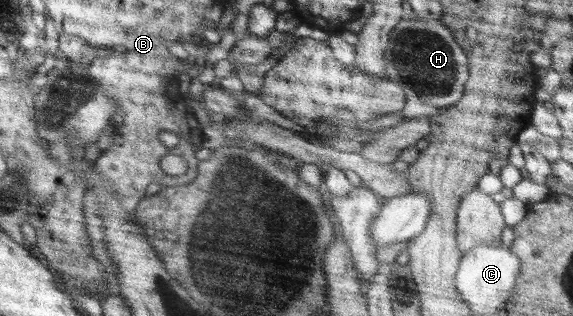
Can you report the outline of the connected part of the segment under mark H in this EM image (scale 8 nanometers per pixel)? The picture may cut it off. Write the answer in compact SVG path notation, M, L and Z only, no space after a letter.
M405 17L390 33L384 58L386 58L387 77L398 82L404 90L405 104L401 109L401 114L405 117L405 121L421 115L428 118L431 115L438 115L447 107L456 104L463 96L466 79L469 78L467 56L463 47L452 36L450 29L446 28L439 20L414 21L414 19Z

